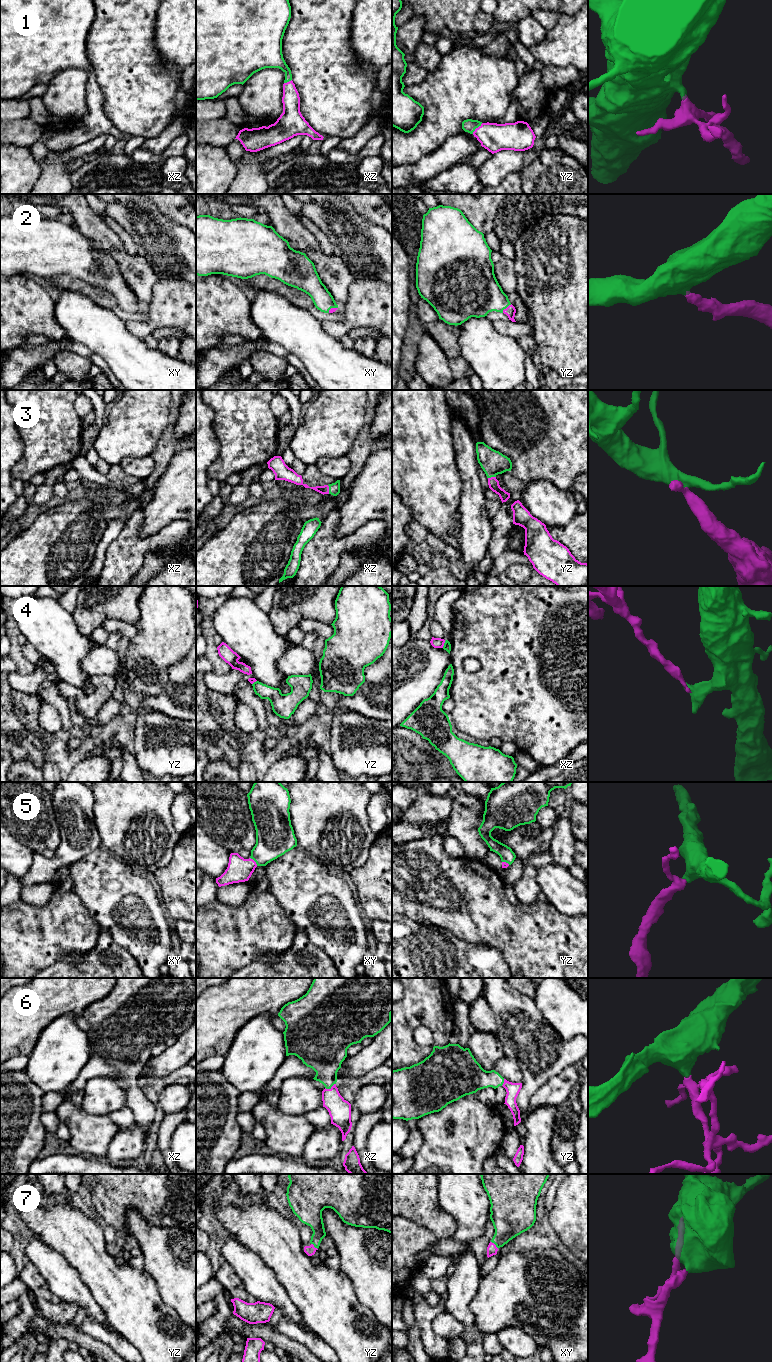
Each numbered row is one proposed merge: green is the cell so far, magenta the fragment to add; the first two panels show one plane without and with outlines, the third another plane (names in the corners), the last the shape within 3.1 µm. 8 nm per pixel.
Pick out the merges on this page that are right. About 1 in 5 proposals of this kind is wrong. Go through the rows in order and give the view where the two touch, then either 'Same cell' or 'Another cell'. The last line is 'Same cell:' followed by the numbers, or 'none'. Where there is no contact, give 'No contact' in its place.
1: Touches green in yz. Same cell
2: Touches green in yz. Same cell
3: Touches green in xz. Same cell
4: Touches green in xz. Another cell
5: Touches green in xy. Same cell
6: Touches green in xz. Same cell
7: Touches green in yz. Same cell
Same cell: 1, 2, 3, 5, 6, 7

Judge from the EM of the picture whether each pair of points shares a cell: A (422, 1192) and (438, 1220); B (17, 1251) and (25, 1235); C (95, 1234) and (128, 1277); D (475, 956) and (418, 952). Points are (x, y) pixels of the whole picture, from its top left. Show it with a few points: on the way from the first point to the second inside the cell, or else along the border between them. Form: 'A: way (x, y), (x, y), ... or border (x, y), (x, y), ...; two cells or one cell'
A: way (422, 1199), (422, 1204), (431, 1213); one cell
B: way (19, 1247), (21, 1239); one cell
C: way (95, 1246), (98, 1253), (116, 1271); one cell
D: way (461, 945), (455, 945), (451, 941), (432, 941); one cell

